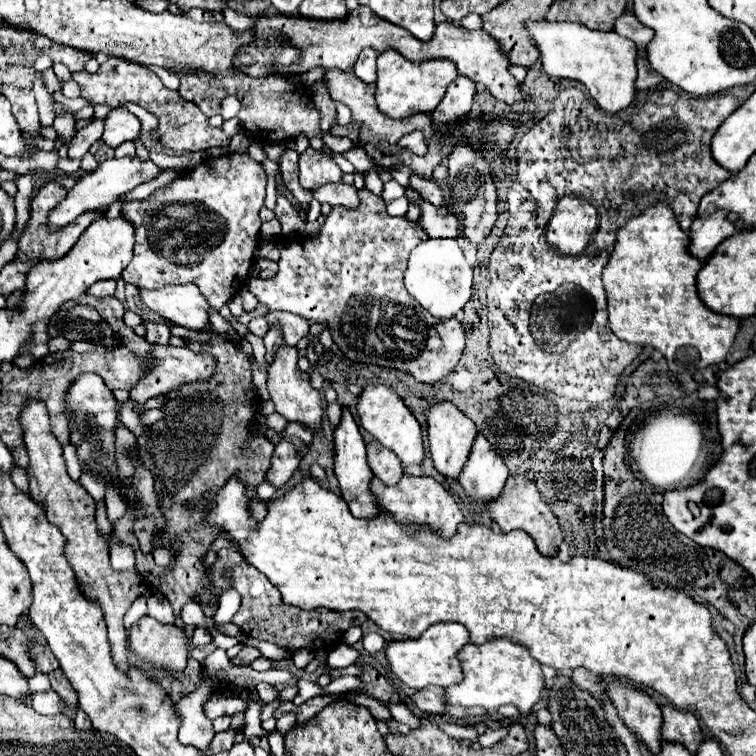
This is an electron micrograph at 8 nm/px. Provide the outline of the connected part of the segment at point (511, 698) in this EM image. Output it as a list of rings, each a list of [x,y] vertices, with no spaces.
[[[505,638],[489,640],[485,644],[465,644],[457,654],[463,680],[459,684],[445,688],[445,704],[457,704],[463,708],[485,708],[495,710],[503,704],[513,704],[521,710],[521,714],[531,714],[533,704],[541,698],[545,688],[545,676],[541,672],[541,664],[529,656],[527,648],[513,644]]]

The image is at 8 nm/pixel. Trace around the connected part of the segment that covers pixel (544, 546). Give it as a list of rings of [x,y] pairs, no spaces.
[[[523,474],[509,476],[501,496],[497,496],[493,502],[489,502],[487,508],[489,508],[489,516],[499,524],[499,528],[503,532],[525,530],[533,538],[537,550],[545,556],[555,556],[559,544],[563,542],[563,534],[561,534],[561,528],[559,528],[559,522],[557,522],[555,514],[551,512],[549,504],[543,502],[537,486]]]

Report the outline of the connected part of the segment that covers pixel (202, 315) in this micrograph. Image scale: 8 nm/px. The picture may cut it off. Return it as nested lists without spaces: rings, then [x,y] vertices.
[[[169,284],[159,290],[139,290],[139,296],[149,310],[189,330],[201,330],[209,322],[209,304],[201,296],[199,288],[195,288],[195,284]]]

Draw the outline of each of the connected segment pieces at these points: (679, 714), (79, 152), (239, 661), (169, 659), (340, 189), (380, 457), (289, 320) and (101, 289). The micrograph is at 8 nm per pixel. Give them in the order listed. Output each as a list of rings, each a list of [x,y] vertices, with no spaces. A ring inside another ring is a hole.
[[[661,706],[661,714],[663,714],[663,726],[661,726],[663,738],[671,742],[681,742],[691,754],[695,754],[703,740],[697,716],[693,712],[677,710],[671,706]]]
[[[96,120],[77,132],[70,146],[68,156],[81,159],[96,141],[101,140],[104,130],[104,121]]]
[[[245,646],[235,658],[231,658],[231,662],[233,664],[237,664],[237,666],[247,666],[247,664],[251,664],[255,658],[259,658],[261,654],[259,654],[259,650],[257,648],[251,648],[251,646]]]
[[[143,616],[129,628],[129,642],[145,664],[155,664],[169,672],[181,672],[187,664],[189,640],[175,624],[161,624],[151,616]]]
[[[325,184],[317,192],[313,192],[313,198],[321,204],[331,204],[331,206],[343,206],[343,208],[357,208],[359,206],[359,194],[353,184]]]
[[[375,440],[367,444],[367,462],[369,462],[373,474],[385,484],[393,486],[403,476],[403,468],[401,468],[401,462],[397,460],[397,456],[393,456],[393,452],[389,452],[389,448],[381,446]]]
[[[269,312],[265,316],[265,320],[269,322],[269,326],[275,322],[279,322],[283,326],[283,340],[289,346],[297,346],[299,340],[303,336],[307,336],[307,332],[309,332],[309,320],[305,320],[301,316],[293,316],[293,314],[285,314],[285,312]]]
[[[101,280],[101,282],[93,284],[87,292],[89,292],[91,296],[95,296],[95,298],[113,296],[113,292],[115,292],[115,280]]]

